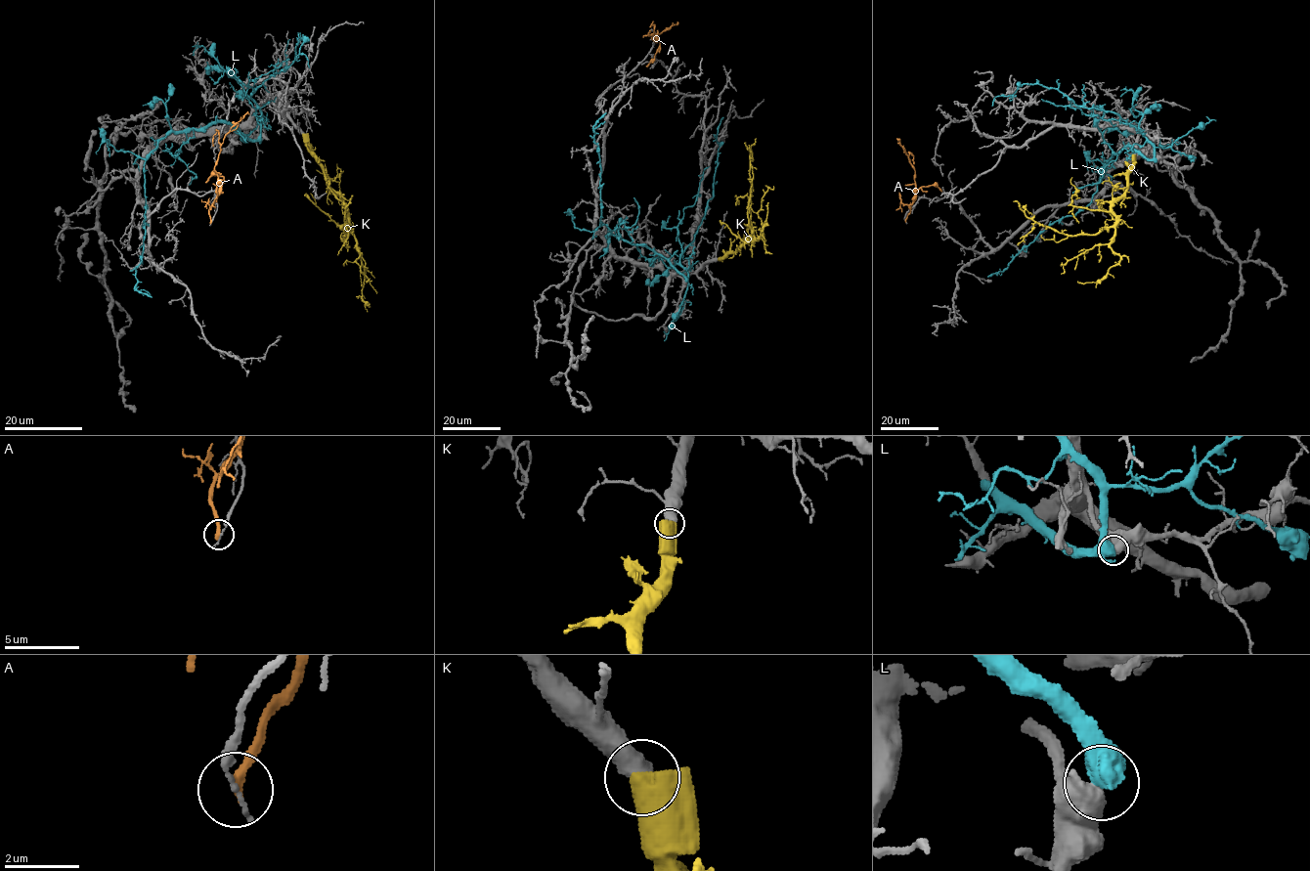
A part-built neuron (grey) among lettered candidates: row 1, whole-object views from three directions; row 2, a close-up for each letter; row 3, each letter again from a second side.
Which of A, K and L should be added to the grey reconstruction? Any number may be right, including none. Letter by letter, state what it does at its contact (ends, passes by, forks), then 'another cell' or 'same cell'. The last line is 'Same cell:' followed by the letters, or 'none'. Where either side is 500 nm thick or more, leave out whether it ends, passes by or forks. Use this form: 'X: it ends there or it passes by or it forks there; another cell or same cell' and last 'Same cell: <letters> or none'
A: it ends there; another cell
K: same cell
L: another cell
Same cell: K

